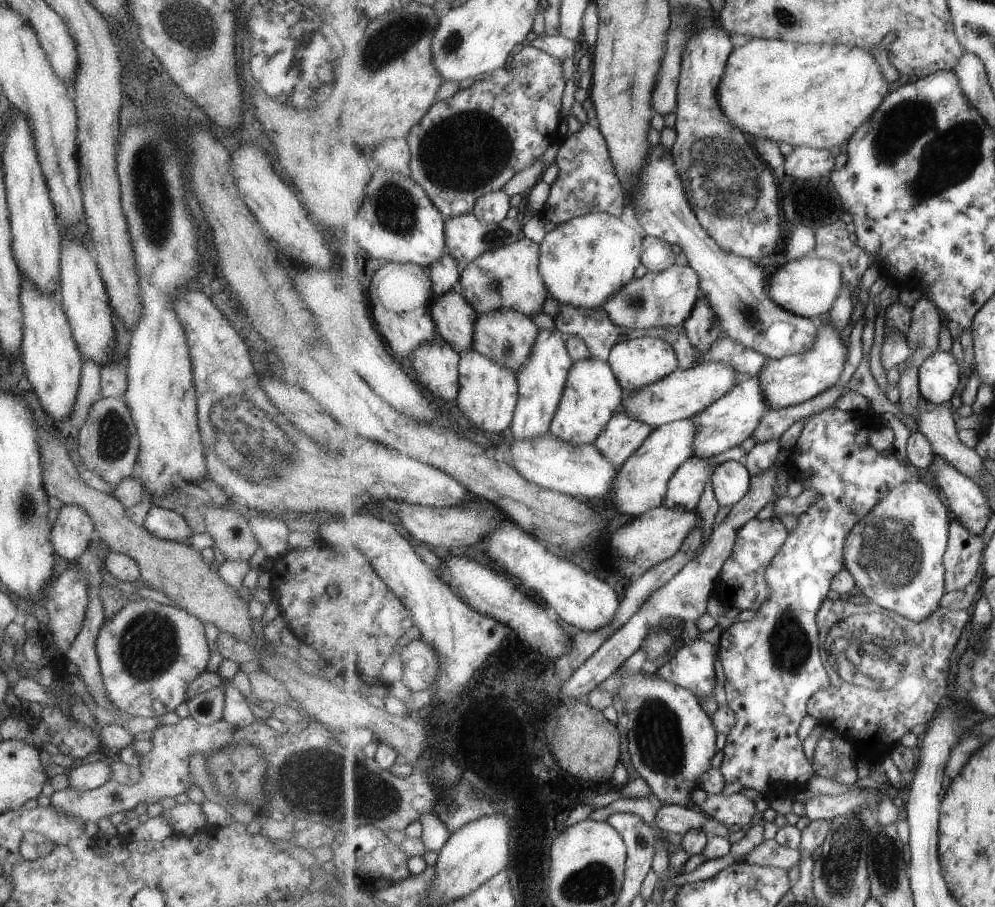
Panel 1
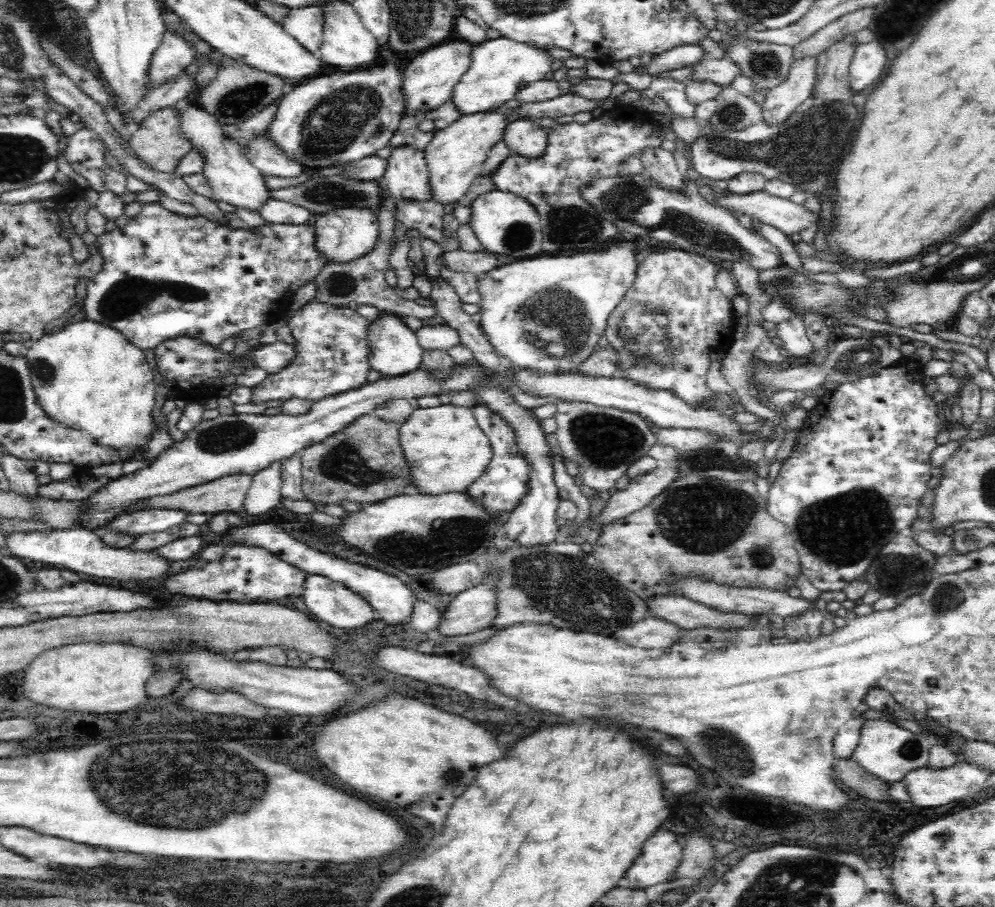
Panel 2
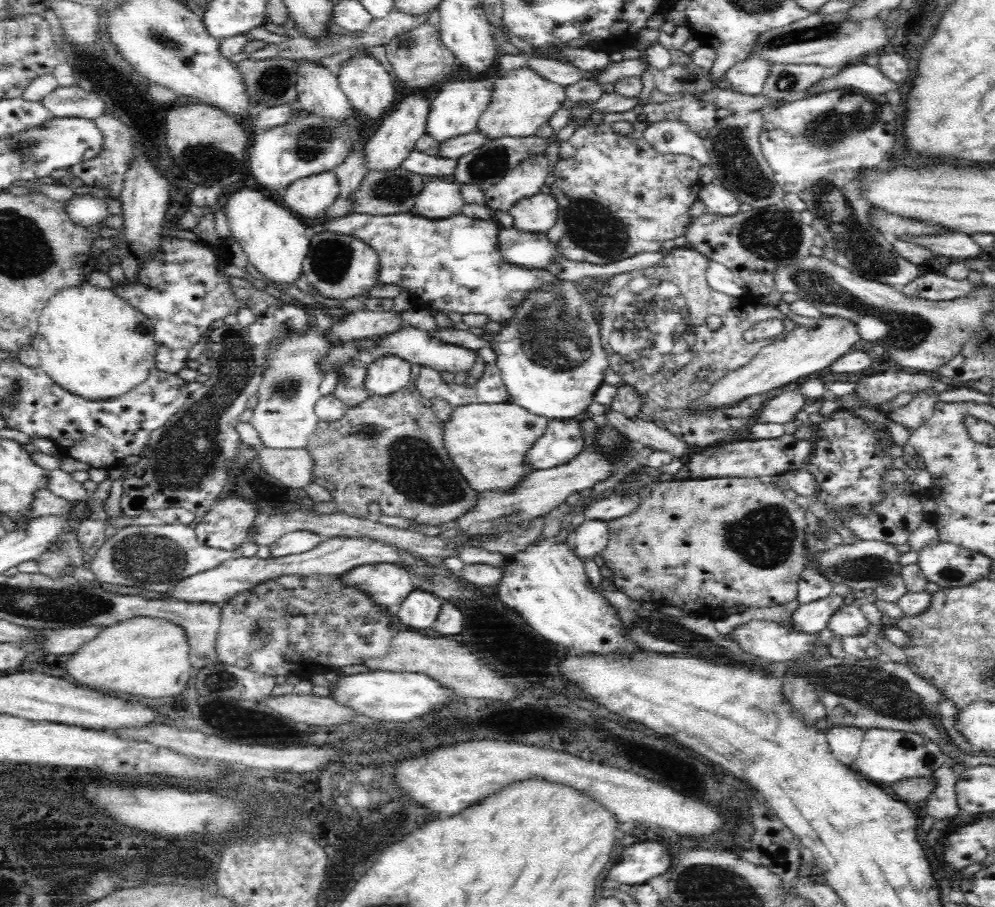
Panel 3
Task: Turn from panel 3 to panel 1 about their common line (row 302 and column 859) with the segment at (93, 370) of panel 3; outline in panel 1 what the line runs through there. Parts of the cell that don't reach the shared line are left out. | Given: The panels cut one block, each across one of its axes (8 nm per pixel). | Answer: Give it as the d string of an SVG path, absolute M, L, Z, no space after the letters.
M753 39L739 48L734 48L729 57L723 80L719 87L718 99L721 102L723 112L752 140L762 139L776 140L778 143L789 143L794 147L807 145L818 149L841 147L847 144L852 136L859 130L863 123L868 123L873 113L883 104L889 92L889 82L885 80L884 72L877 59L870 51L855 45L830 45L830 44L801 44L791 41L772 41L771 39Z

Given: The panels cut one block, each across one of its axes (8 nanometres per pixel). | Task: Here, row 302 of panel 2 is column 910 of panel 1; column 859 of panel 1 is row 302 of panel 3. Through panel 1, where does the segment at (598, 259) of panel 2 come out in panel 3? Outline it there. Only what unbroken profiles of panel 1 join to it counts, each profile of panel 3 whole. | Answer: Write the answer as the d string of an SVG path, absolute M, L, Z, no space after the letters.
M562 281L551 286L540 287L539 290L532 291L527 298L519 304L518 312L510 320L504 323L504 327L495 333L491 339L491 349L497 355L495 364L498 364L503 376L503 381L507 391L509 392L510 401L513 401L518 406L525 408L528 412L536 416L543 416L546 419L552 420L568 420L574 418L583 418L586 408L592 404L596 390L604 382L604 375L609 370L609 358L605 349L601 345L601 334L599 325L593 317L593 306L591 304L592 297L586 298L582 293L578 293L578 289L574 287L570 281Z

